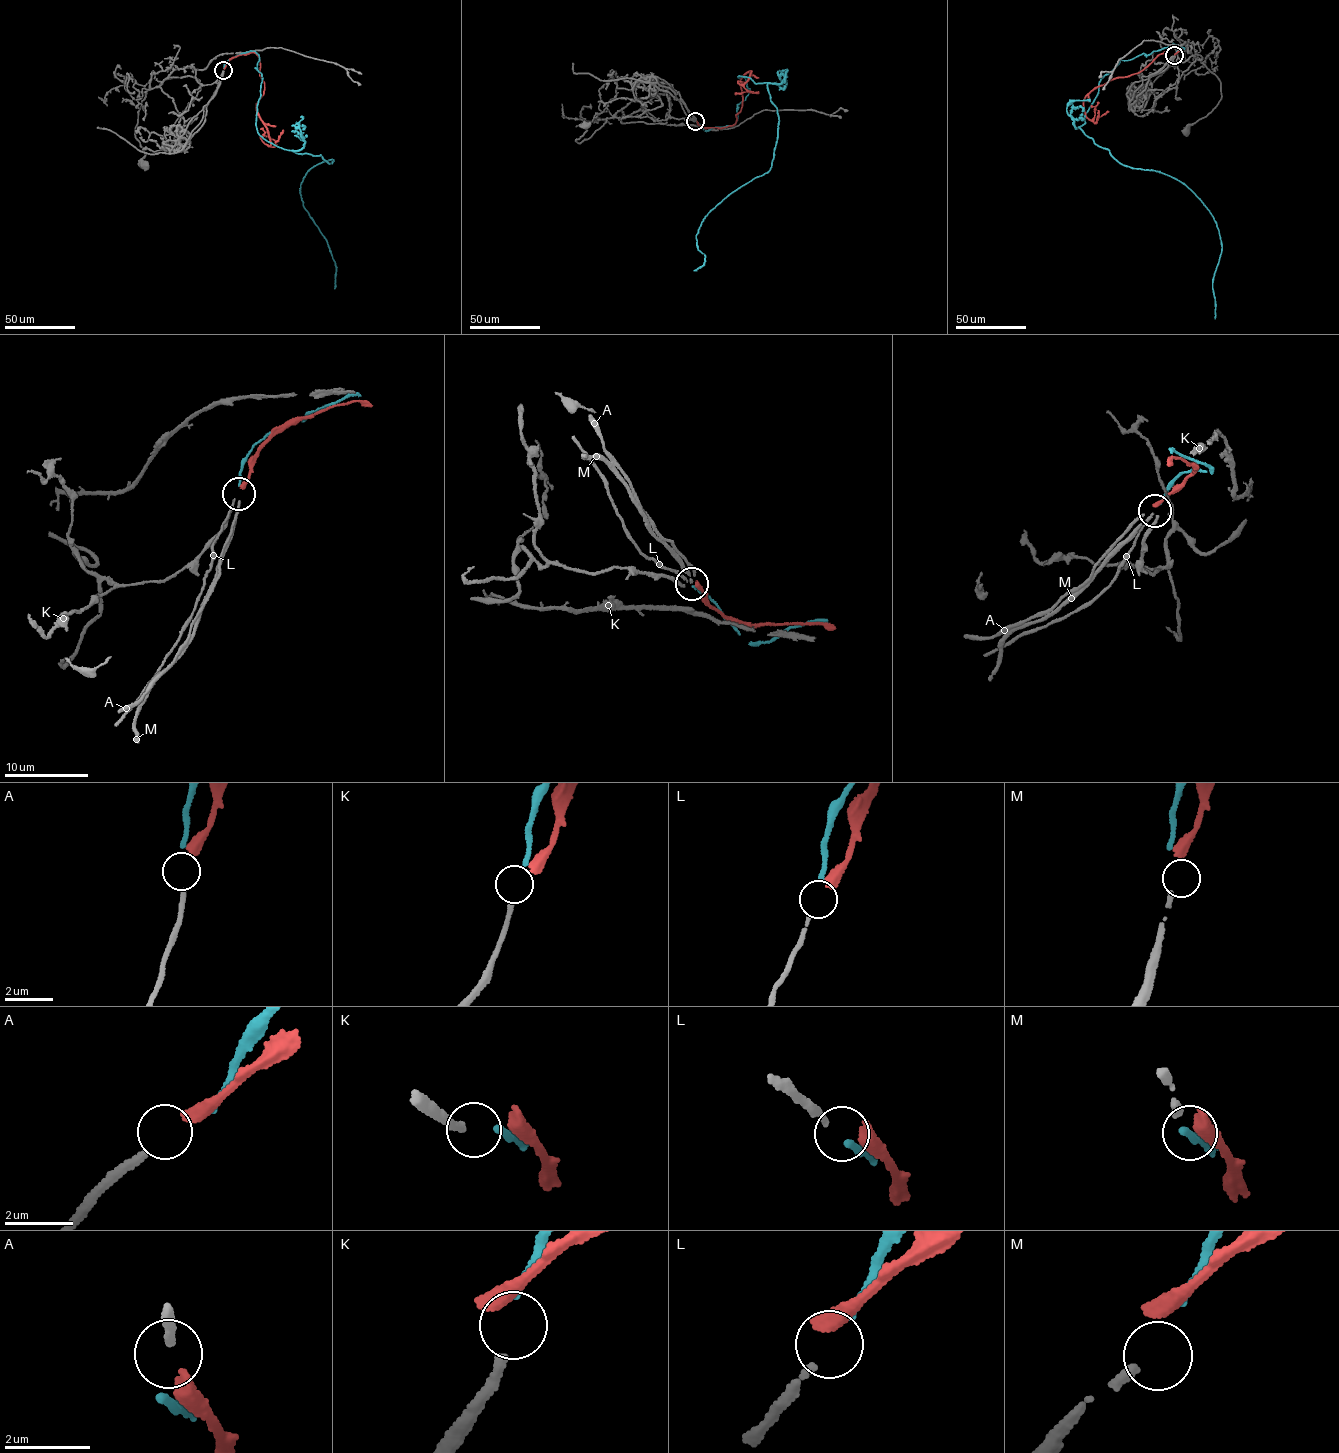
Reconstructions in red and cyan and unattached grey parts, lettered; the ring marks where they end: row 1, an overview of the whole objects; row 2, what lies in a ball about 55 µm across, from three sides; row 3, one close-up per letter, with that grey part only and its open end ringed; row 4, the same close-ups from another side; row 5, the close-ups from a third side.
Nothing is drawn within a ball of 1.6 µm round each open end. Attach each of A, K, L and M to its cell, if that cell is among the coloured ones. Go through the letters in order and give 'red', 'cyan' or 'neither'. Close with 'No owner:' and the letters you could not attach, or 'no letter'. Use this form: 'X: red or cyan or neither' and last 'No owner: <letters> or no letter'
A: red
K: neither
L: cyan
M: neither
No owner: K, M

